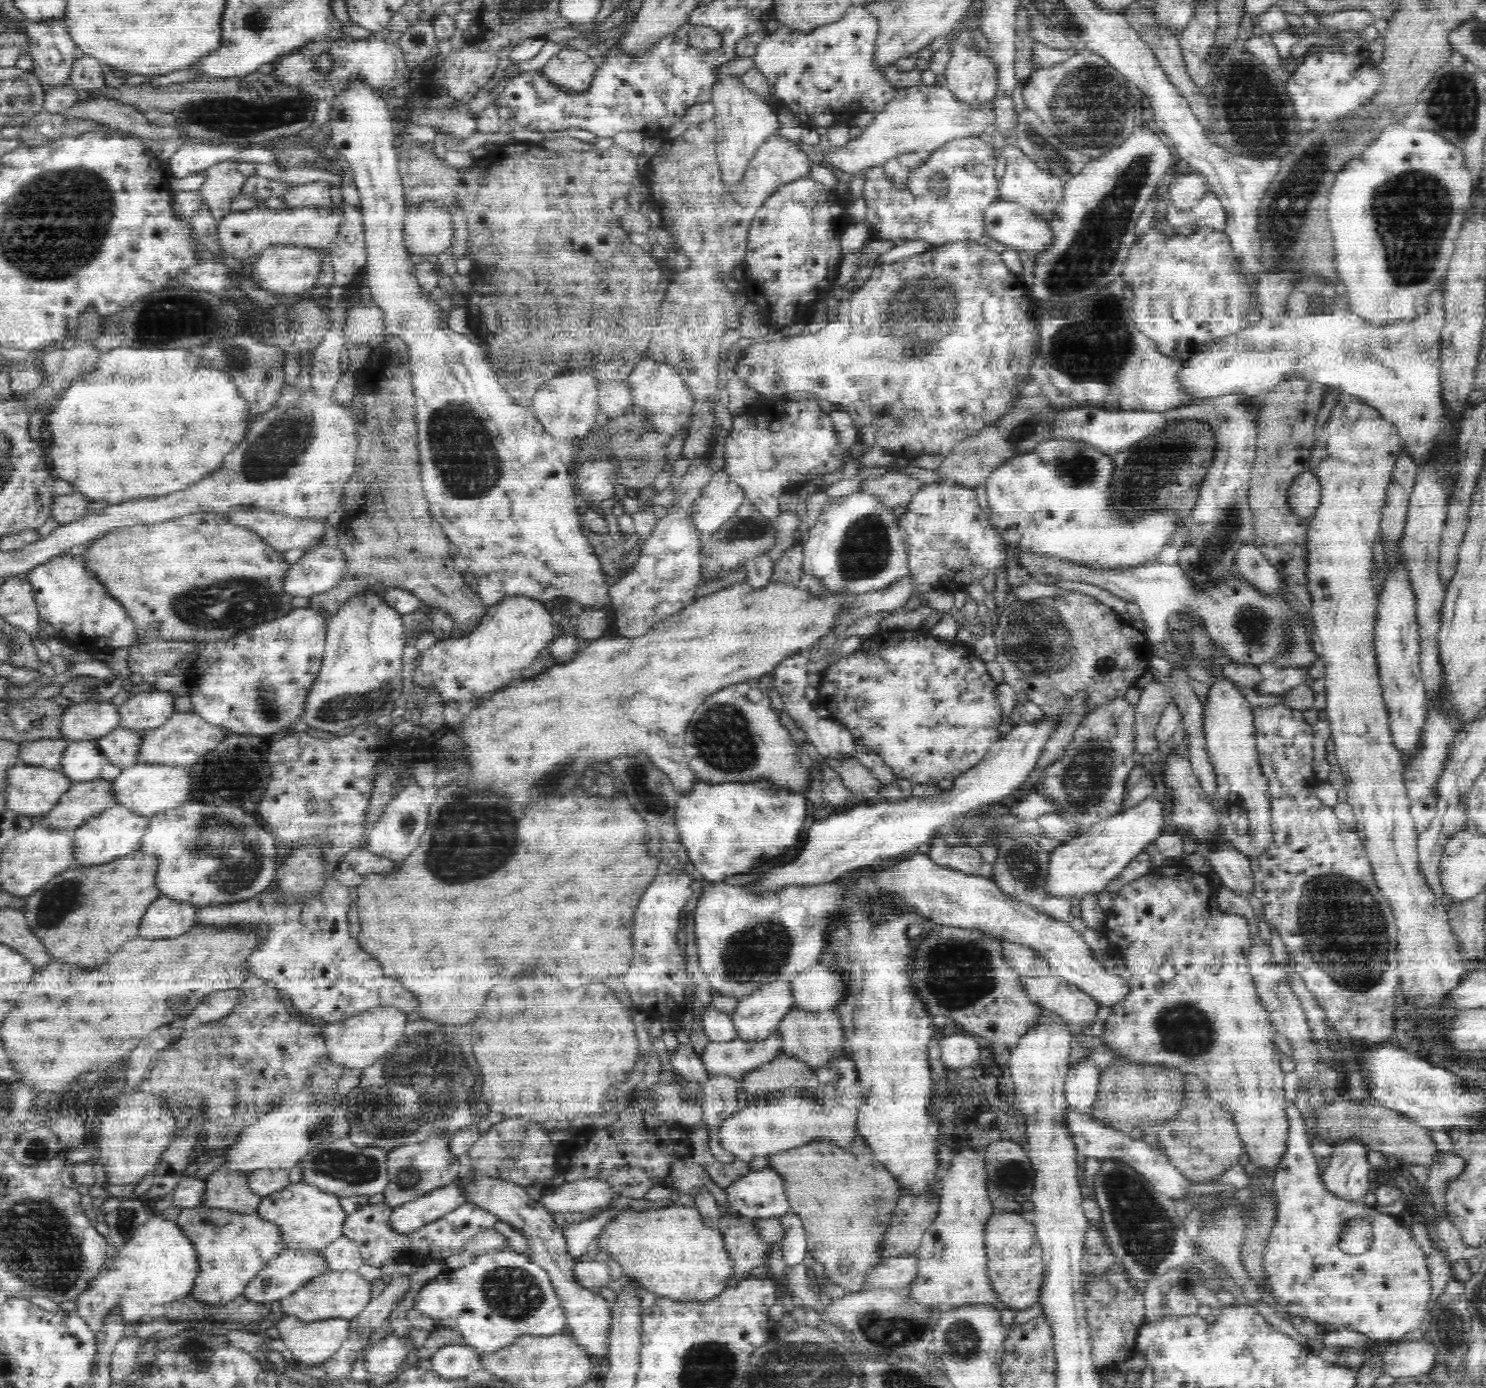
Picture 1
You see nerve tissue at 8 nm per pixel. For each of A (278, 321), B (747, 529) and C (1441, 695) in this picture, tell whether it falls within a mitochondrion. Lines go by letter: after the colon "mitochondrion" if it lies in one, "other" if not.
A: mitochondrion
B: mitochondrion
C: other

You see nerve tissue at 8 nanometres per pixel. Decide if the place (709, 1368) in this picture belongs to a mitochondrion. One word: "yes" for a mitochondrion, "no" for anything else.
yes

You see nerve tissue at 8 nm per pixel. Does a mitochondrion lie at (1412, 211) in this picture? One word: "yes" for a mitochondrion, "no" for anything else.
yes

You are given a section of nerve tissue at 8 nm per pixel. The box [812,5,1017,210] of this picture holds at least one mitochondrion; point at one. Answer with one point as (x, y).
(939, 184)

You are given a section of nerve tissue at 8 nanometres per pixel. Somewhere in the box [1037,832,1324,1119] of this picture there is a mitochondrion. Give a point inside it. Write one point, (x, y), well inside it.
(1183, 1030)

